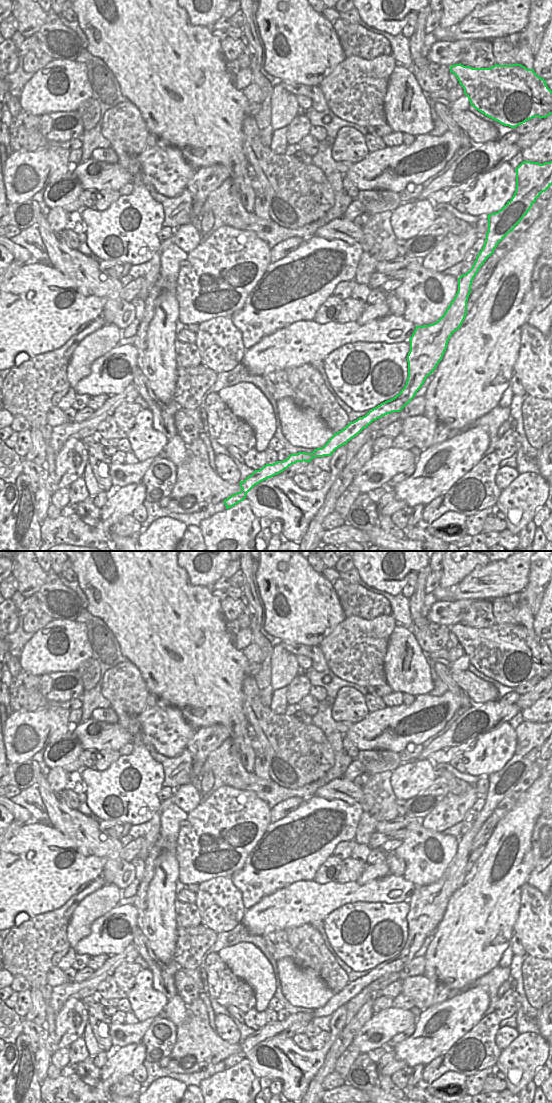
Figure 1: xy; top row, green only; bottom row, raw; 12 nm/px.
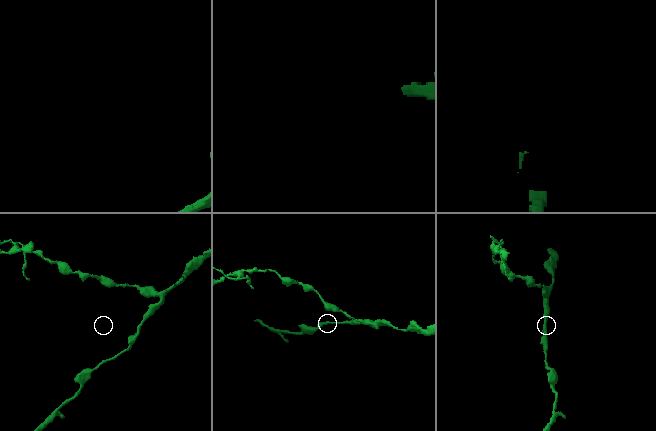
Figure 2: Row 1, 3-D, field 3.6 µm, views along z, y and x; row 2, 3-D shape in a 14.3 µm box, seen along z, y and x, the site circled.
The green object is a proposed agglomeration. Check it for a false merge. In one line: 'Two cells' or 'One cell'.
One cell

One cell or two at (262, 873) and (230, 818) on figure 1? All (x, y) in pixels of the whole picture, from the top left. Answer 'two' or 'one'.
two

